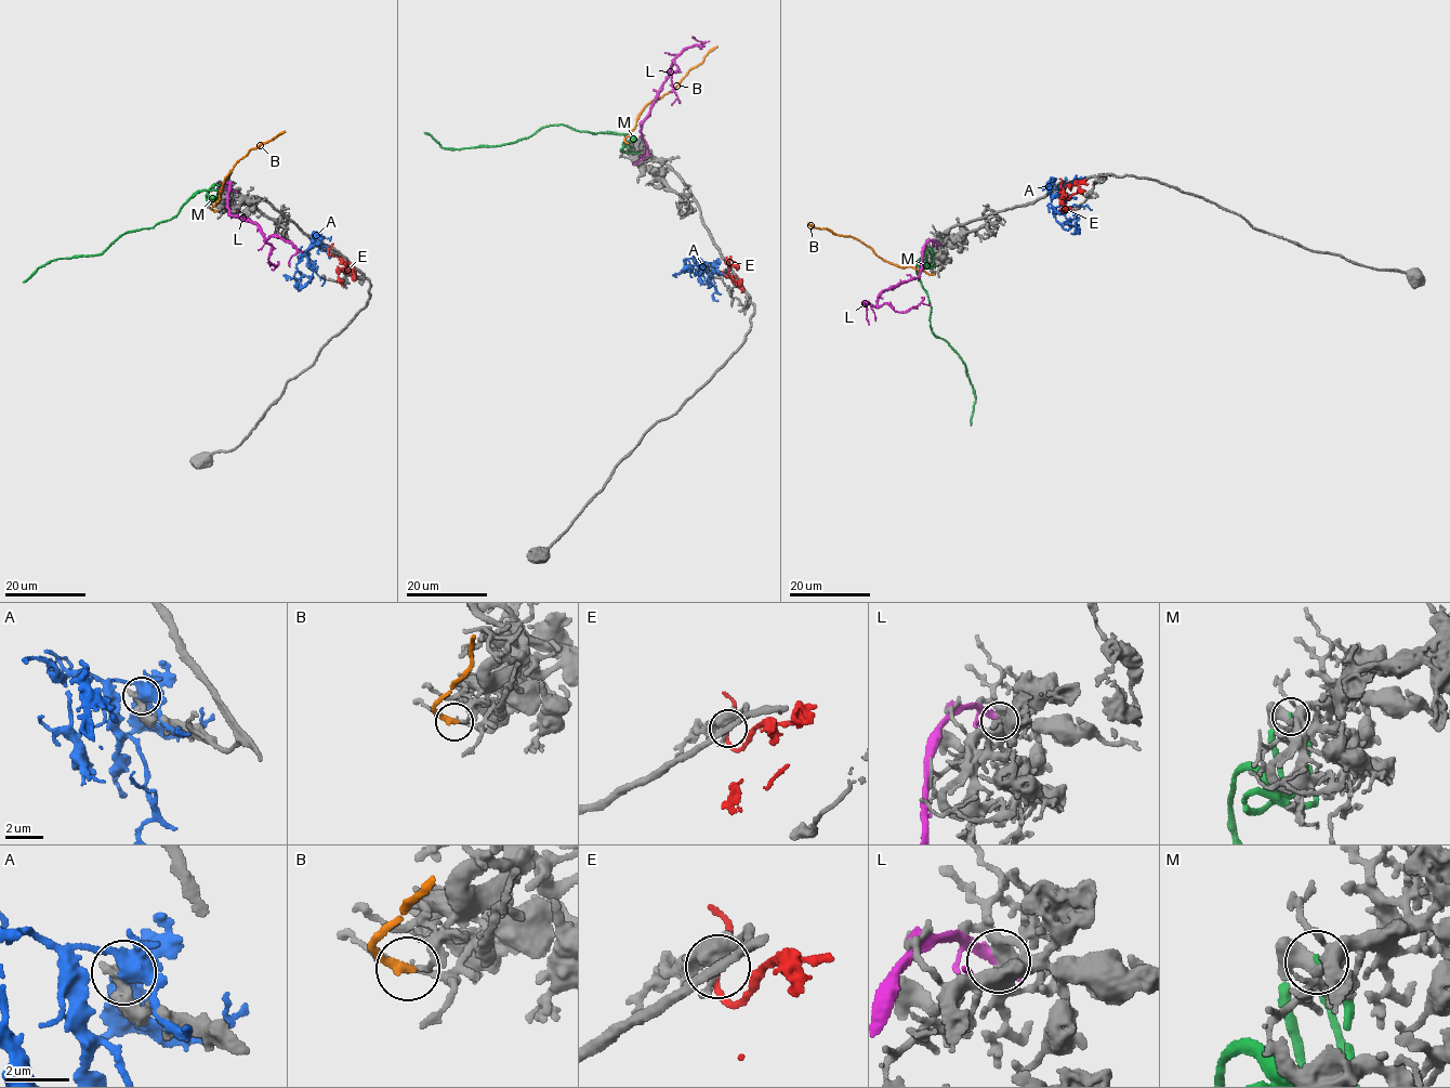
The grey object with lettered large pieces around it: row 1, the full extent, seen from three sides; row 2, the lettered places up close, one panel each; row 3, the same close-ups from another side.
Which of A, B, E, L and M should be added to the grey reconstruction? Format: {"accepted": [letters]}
{"accepted": ["M"]}

